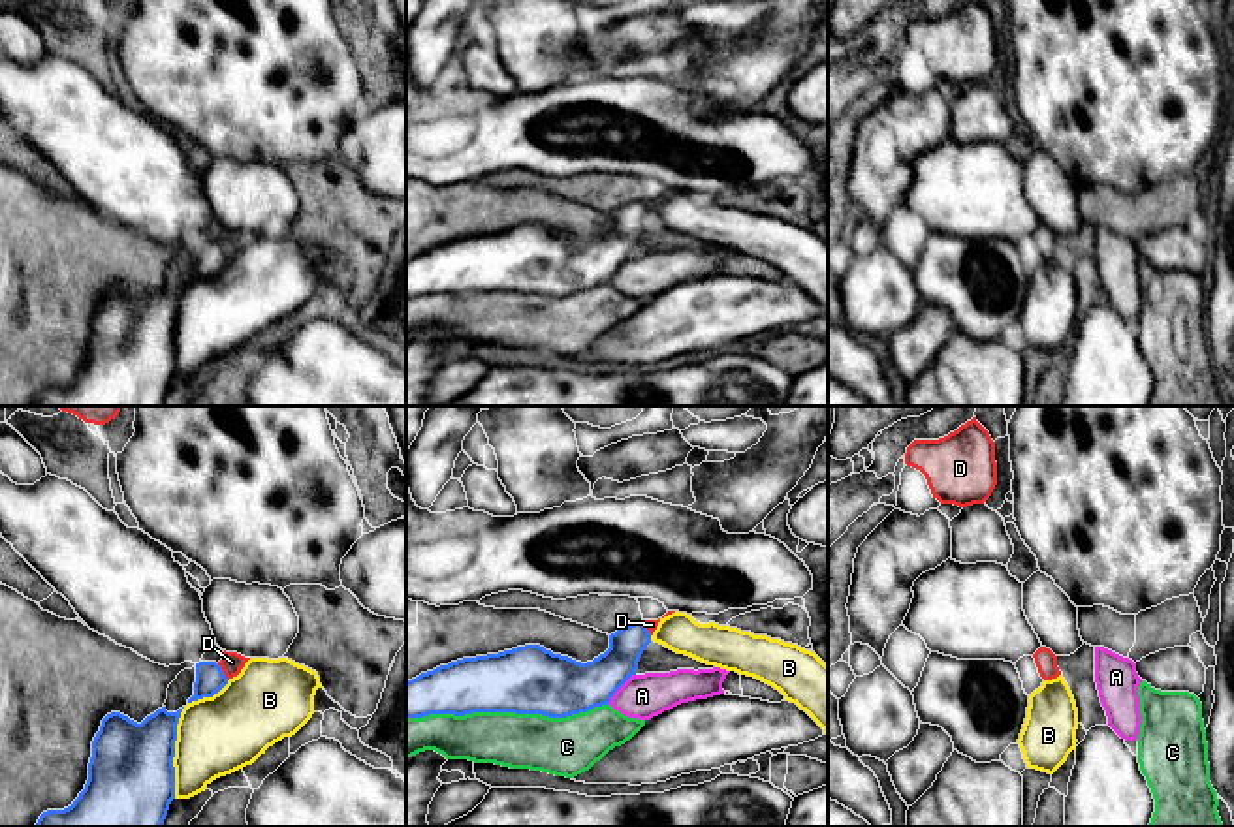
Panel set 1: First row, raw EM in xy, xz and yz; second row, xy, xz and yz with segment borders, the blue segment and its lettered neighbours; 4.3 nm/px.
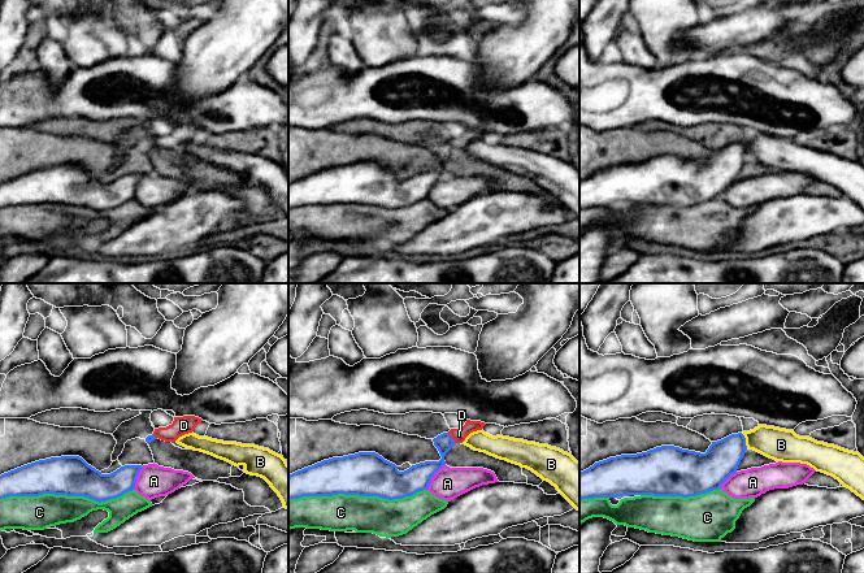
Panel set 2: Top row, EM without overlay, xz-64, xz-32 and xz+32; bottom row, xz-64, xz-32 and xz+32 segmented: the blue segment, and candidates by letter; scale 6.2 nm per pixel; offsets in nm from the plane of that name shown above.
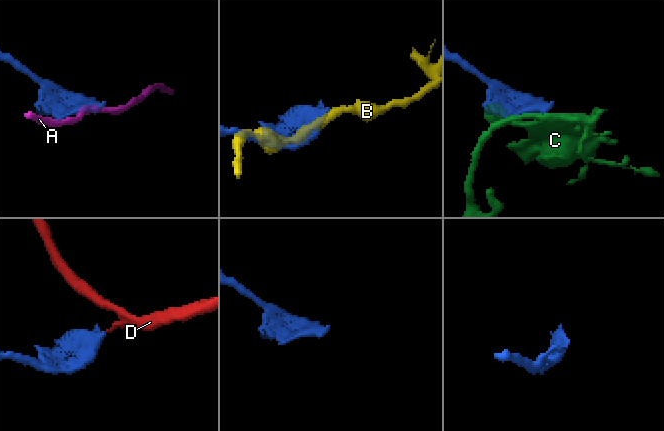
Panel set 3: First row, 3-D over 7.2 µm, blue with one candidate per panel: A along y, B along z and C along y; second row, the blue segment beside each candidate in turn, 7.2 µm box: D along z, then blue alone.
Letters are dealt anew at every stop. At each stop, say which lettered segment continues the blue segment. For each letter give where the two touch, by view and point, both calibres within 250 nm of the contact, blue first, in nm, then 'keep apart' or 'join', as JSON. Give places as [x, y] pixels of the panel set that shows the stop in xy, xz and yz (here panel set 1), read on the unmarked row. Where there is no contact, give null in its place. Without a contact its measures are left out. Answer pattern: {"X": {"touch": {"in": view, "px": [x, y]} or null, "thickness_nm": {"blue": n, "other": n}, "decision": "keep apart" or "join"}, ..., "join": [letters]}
{"A": {"touch": {"in": "xz", "px": [619, 265]}, "thickness_nm": {"blue": 260, "other": 190}, "decision": "keep apart"}, "B": {"touch": {"in": "xy", "px": [174, 331]}, "thickness_nm": {"blue": 380, "other": 340}, "decision": "keep apart"}, "C": {"touch": {"in": "xz", "px": [506, 290]}, "thickness_nm": {"blue": 300, "other": 240}, "decision": "keep apart"}, "D": {"touch": {"in": "xy", "px": [222, 250]}, "thickness_nm": {"blue": 130, "other": 90}, "decision": "keep apart"}, "join": []}

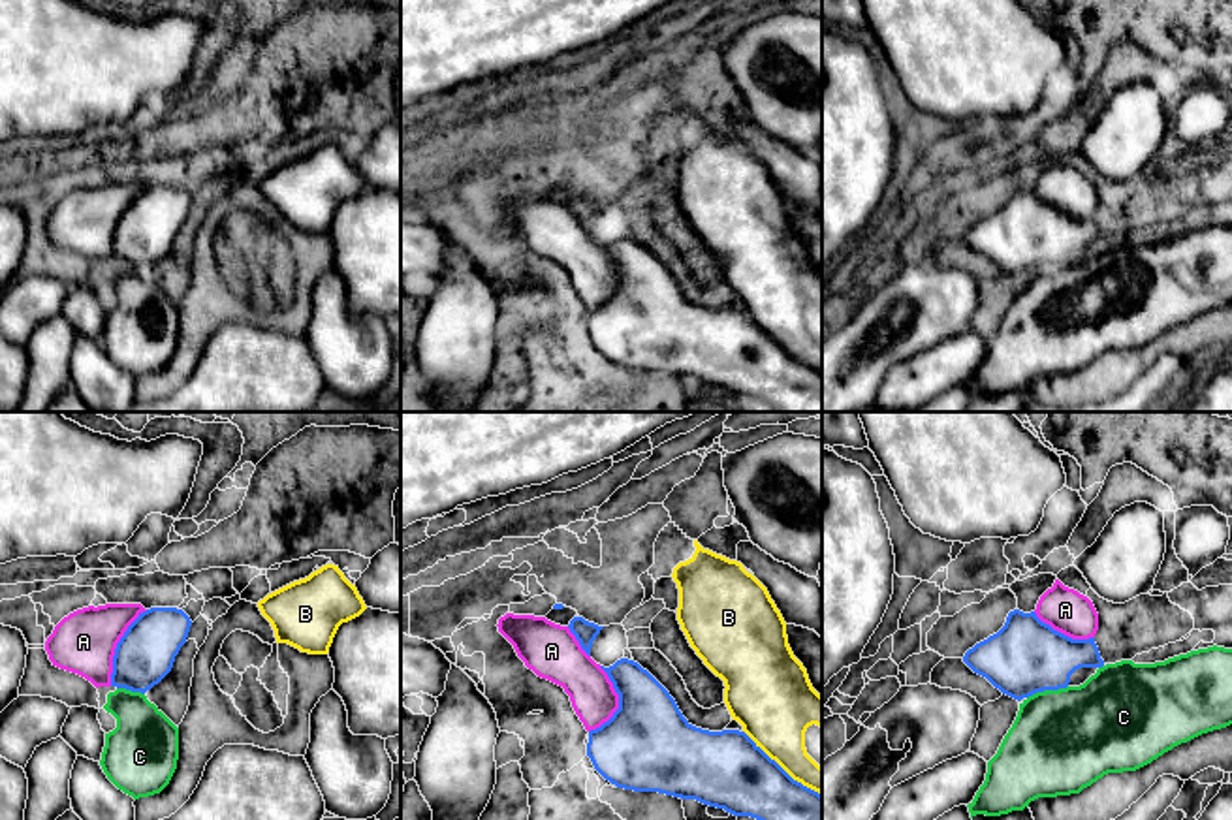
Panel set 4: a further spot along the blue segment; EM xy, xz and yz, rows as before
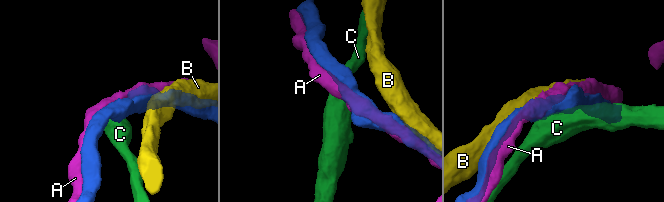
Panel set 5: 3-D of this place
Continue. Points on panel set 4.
{"A": {"touch": {"in": "xy", "px": [117, 226]}, "thickness_nm": {"blue": 240, "other": 260}, "decision": "keep apart"}, "B": {"touch": {"in": "xz", "px": [781, 346]}, "thickness_nm": {"blue": 320, "other": 320}, "decision": "keep apart"}, "C": {"touch": {"in": "yz", "px": [1046, 268]}, "thickness_nm": {"blue": 320, "other": 440}, "decision": "keep apart"}, "join": []}

